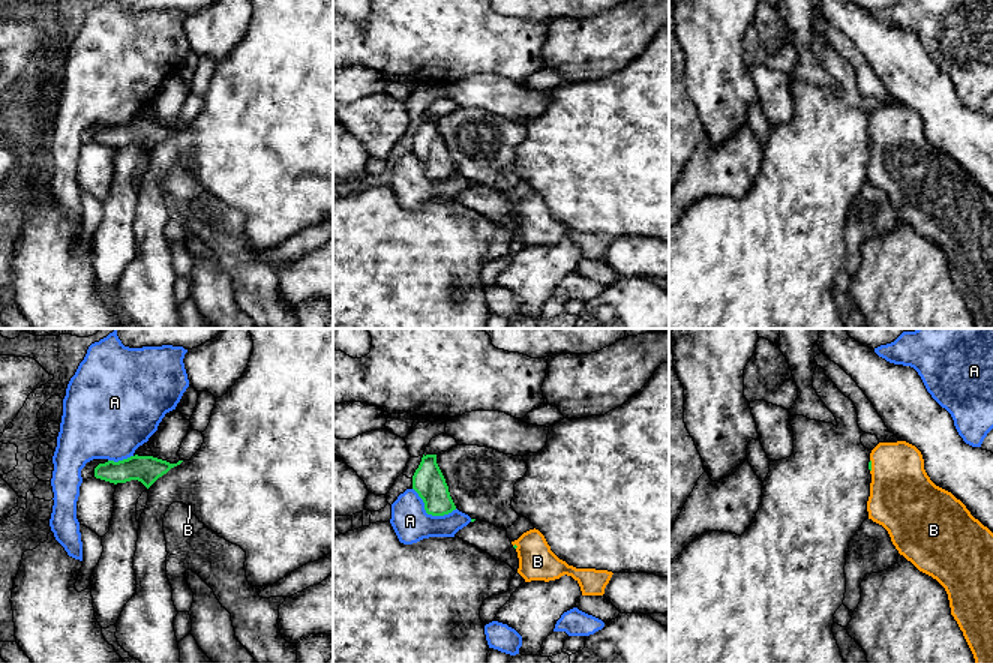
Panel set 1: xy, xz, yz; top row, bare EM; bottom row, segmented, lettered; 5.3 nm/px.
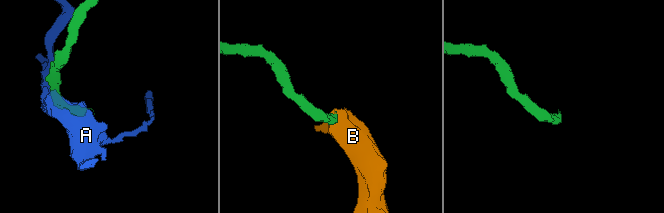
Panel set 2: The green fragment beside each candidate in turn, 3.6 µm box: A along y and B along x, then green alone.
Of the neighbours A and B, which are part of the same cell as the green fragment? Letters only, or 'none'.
B

